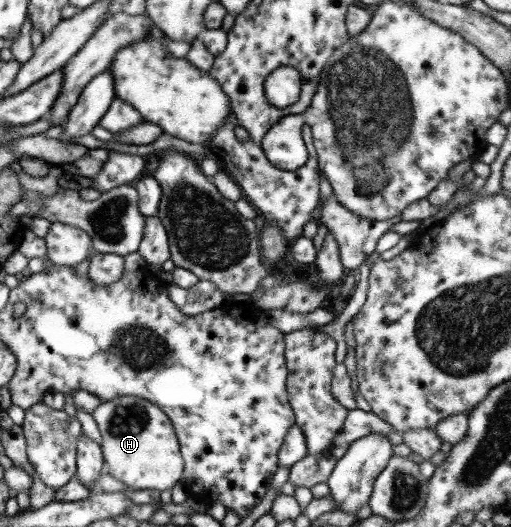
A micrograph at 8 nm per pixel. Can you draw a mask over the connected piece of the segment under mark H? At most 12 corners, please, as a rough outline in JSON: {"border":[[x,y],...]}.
{"border":[[119,396],[92,414],[105,471],[165,490],[184,460],[171,419]]}

